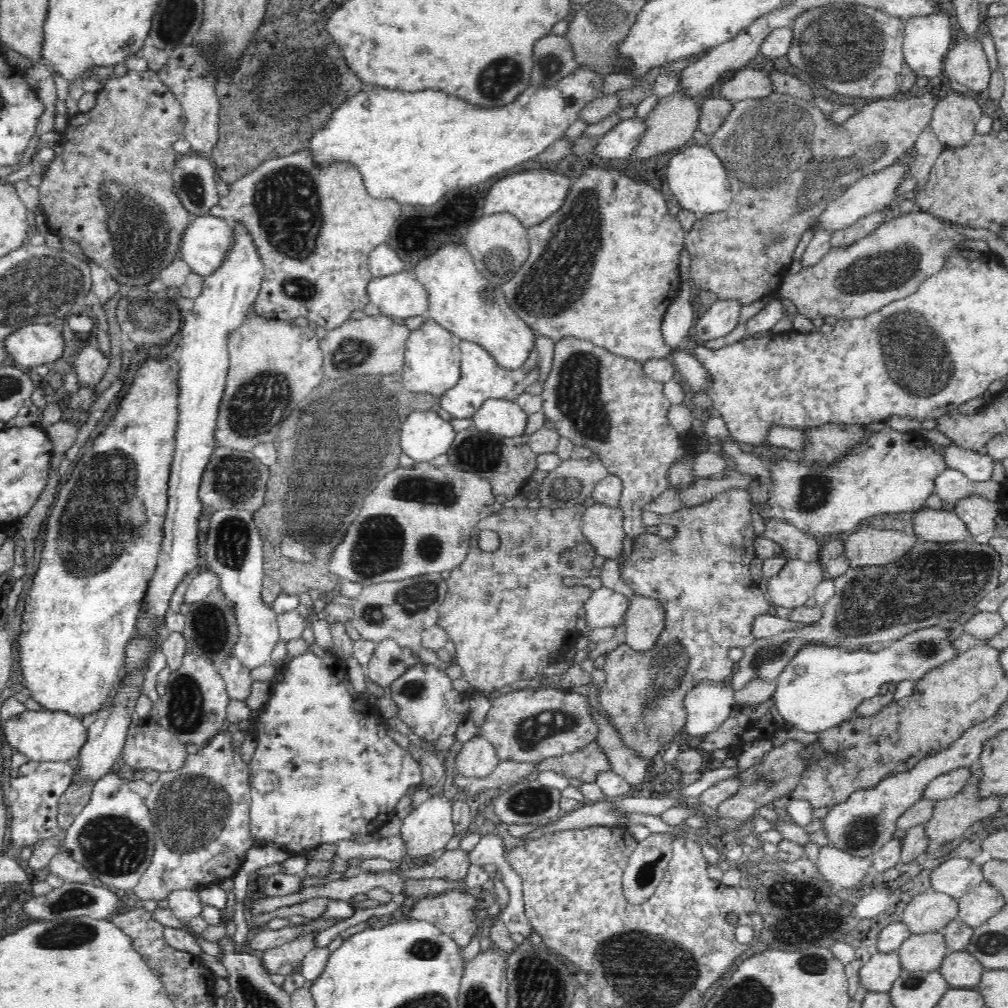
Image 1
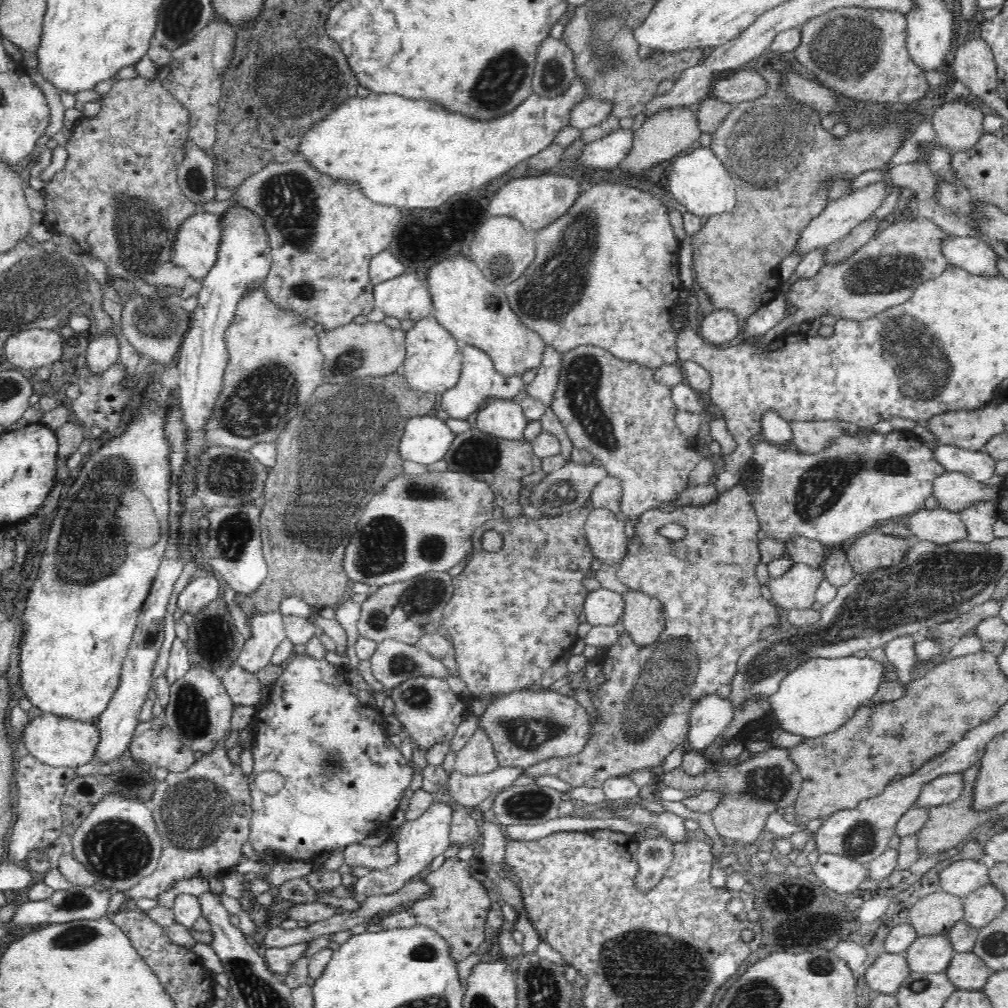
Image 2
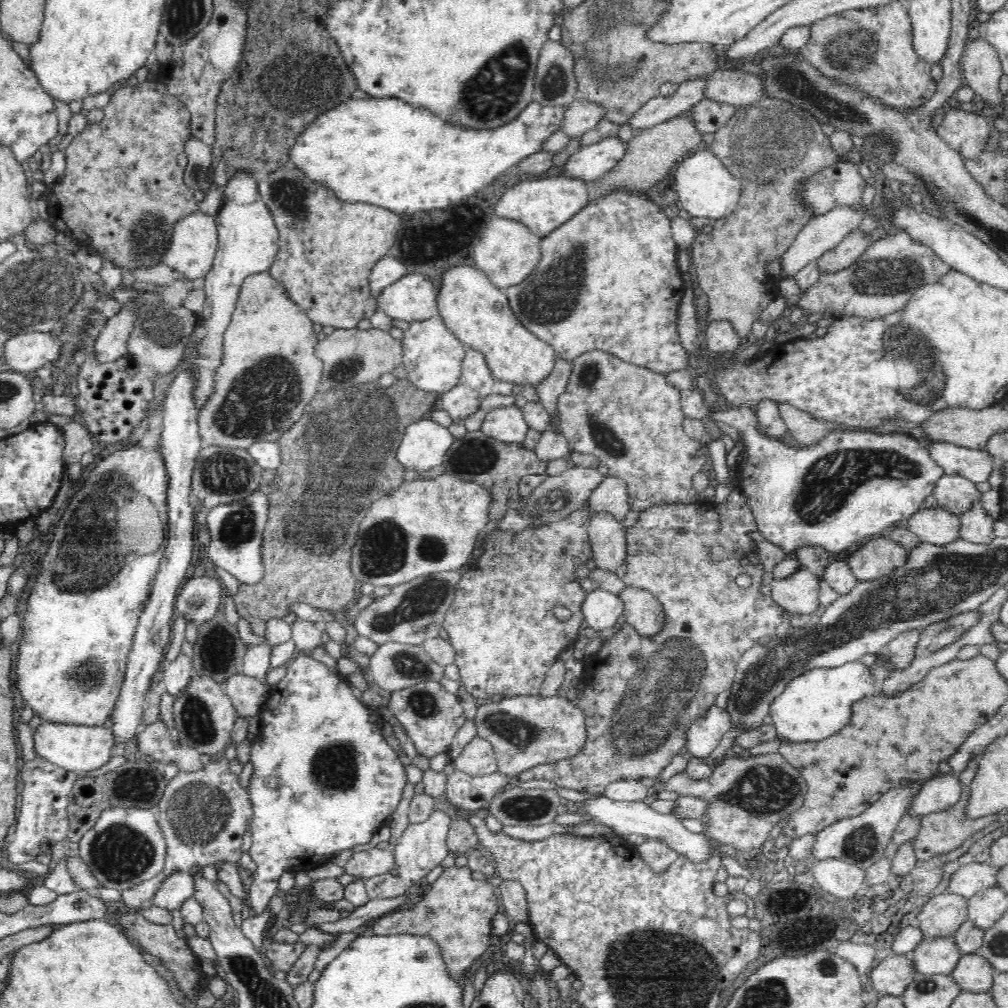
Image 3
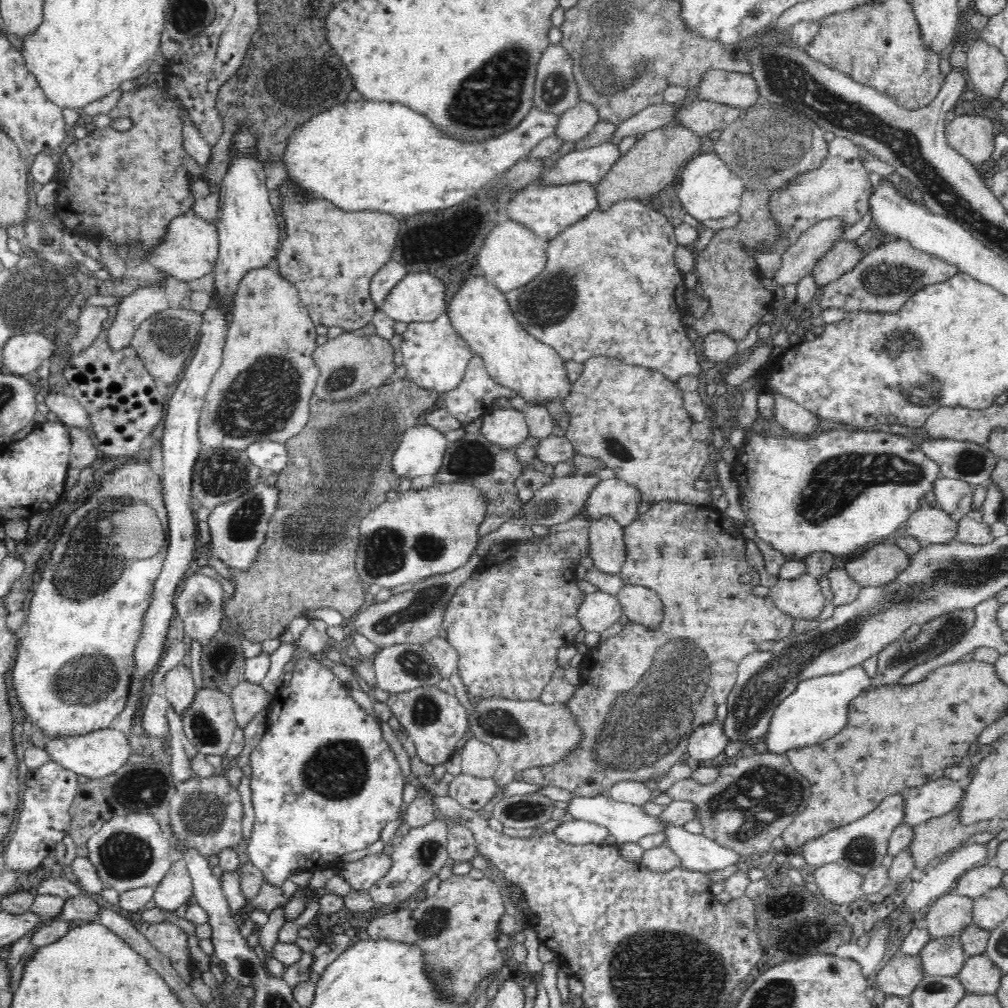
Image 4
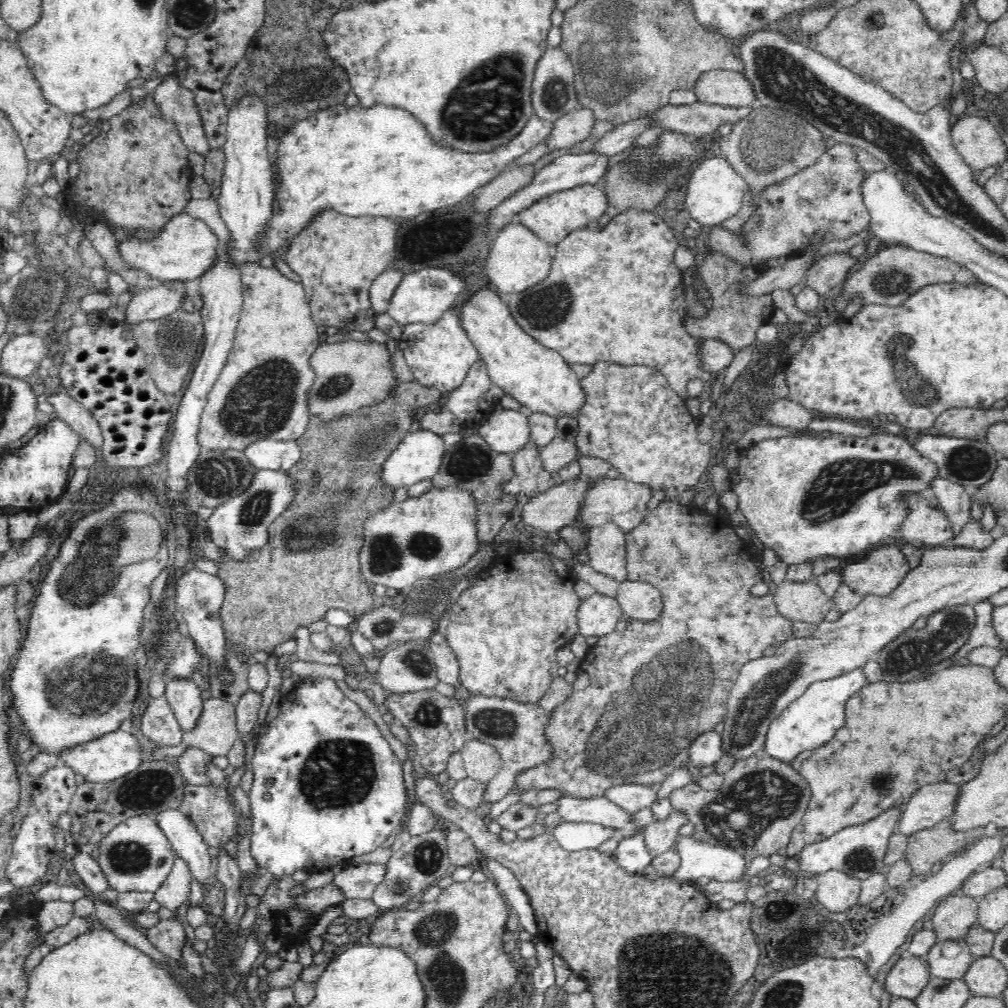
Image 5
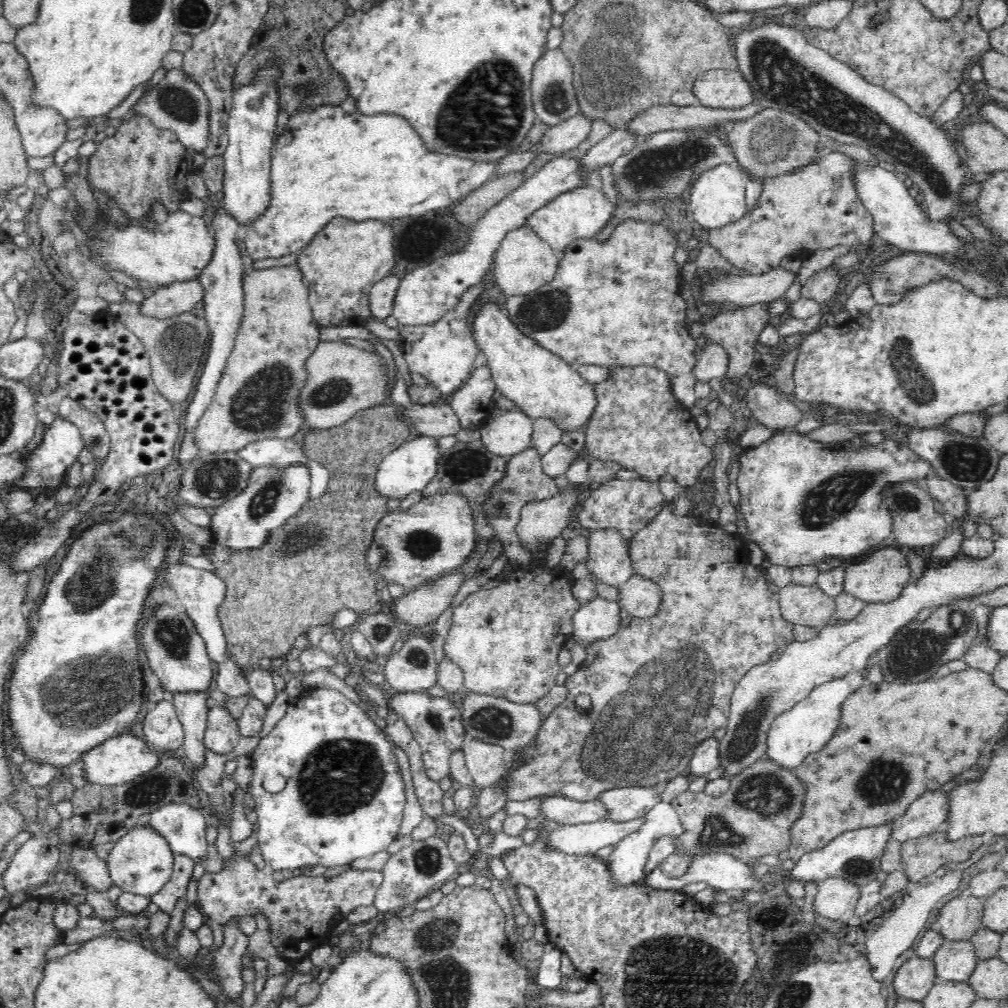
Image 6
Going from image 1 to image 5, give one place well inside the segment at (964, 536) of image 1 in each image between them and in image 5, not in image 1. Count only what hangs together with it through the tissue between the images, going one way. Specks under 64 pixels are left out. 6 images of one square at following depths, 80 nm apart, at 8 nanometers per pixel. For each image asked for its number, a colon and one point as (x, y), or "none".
2: (939, 526)
3: (936, 526)
4: (935, 526)
5: (925, 525)

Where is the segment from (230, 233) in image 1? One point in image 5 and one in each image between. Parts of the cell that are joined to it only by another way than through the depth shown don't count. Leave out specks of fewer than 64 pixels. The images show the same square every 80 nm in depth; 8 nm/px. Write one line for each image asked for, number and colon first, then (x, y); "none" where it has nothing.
2: (198, 240)
3: (194, 244)
4: (189, 251)
5: (186, 249)

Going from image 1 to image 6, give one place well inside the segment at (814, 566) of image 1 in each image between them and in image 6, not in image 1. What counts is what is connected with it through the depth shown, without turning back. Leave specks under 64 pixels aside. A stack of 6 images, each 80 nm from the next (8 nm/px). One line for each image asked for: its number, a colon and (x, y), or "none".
2: (795, 589)
3: (798, 594)
4: (801, 597)
5: (805, 602)
6: (800, 605)

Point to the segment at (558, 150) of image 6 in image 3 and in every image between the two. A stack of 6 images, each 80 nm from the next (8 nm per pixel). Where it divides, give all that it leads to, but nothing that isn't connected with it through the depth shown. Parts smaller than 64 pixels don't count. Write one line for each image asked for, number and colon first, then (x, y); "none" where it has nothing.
3: (582, 115)
4: (575, 123)
5: (575, 126)

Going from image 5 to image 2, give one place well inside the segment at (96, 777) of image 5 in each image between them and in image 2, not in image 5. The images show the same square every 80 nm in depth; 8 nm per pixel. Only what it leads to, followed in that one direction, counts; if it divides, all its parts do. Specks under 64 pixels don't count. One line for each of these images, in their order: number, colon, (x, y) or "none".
2: (56, 740)
3: (80, 748)
4: (94, 754)

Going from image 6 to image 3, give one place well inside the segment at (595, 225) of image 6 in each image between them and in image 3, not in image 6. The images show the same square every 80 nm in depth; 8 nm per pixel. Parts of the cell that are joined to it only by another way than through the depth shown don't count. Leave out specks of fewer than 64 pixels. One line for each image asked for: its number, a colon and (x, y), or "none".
3: (543, 204)
4: (546, 209)
5: (553, 216)

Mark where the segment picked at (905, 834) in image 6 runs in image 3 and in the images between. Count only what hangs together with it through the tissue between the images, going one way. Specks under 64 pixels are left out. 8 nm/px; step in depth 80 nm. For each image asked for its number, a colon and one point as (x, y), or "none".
3: (941, 791)
4: (932, 799)
5: (934, 802)

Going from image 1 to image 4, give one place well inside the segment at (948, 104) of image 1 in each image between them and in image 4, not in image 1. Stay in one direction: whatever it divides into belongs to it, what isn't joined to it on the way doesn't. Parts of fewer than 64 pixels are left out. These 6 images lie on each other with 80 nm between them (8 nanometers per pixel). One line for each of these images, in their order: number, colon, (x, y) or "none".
2: (958, 125)
3: (965, 132)
4: (972, 136)

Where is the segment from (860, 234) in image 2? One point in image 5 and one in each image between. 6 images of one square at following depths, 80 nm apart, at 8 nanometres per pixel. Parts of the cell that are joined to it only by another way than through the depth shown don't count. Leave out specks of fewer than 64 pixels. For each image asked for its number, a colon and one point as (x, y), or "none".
3: (845, 253)
4: (844, 255)
5: (829, 271)

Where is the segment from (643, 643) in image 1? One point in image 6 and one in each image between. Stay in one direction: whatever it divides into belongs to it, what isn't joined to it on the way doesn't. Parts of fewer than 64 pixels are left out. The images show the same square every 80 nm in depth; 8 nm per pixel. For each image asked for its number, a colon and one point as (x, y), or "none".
2: (644, 619)
3: (644, 614)
4: (643, 607)
5: (643, 604)
6: (641, 598)

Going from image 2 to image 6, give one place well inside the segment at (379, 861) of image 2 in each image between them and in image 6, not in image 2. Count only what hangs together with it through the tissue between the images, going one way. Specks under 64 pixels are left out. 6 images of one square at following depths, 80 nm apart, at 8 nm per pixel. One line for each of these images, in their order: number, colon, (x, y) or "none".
3: (366, 863)
4: (361, 874)
5: (359, 881)
6: (301, 911)

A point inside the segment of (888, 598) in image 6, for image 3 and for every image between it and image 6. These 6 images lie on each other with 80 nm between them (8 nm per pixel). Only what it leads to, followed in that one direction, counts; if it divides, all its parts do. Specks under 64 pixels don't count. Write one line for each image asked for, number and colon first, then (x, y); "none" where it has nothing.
3: (877, 557)
4: (883, 562)
5: (881, 571)

